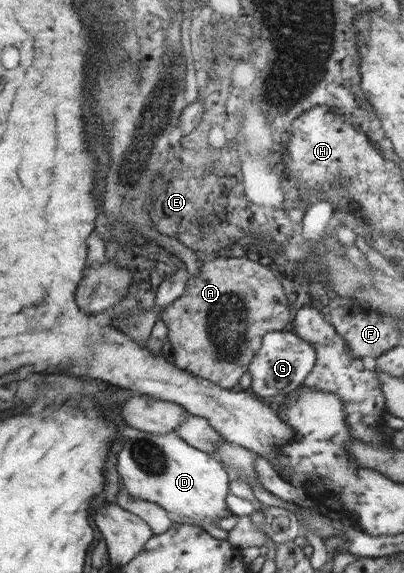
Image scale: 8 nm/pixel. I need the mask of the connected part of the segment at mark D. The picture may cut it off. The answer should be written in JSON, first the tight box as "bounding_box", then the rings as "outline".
{"bounding_box":[117,431,229,524],"outline":[[[176,431],[167,435],[155,435],[146,432],[135,432],[137,436],[127,438],[127,444],[117,454],[117,470],[123,479],[127,492],[132,498],[148,500],[165,509],[173,524],[215,524],[217,519],[227,517],[225,498],[229,494],[229,478],[225,468],[197,448],[191,447],[177,435]]]}

